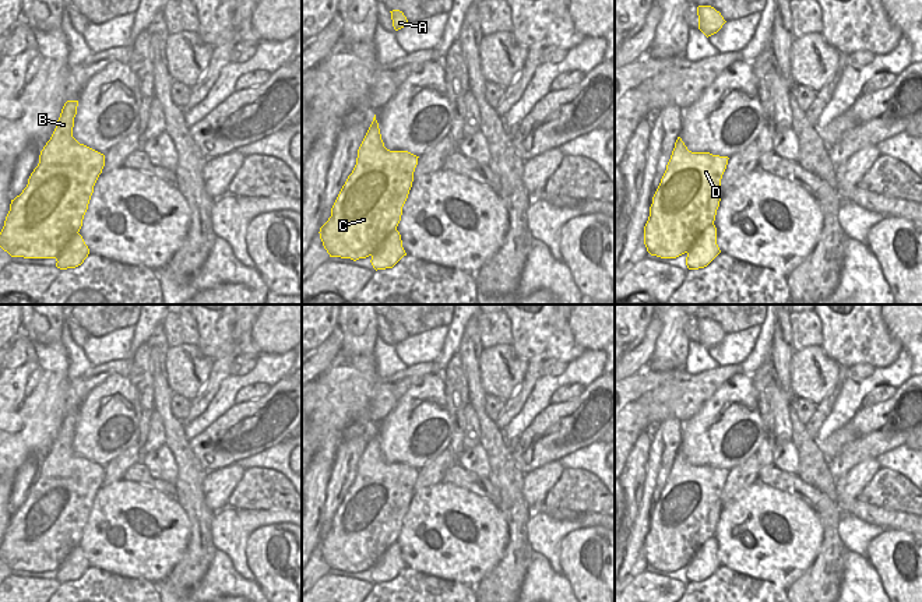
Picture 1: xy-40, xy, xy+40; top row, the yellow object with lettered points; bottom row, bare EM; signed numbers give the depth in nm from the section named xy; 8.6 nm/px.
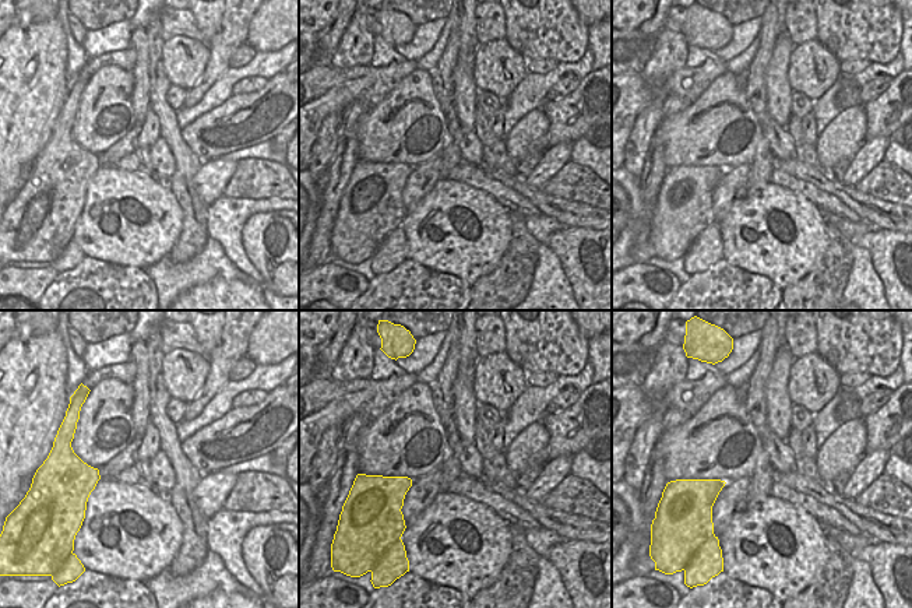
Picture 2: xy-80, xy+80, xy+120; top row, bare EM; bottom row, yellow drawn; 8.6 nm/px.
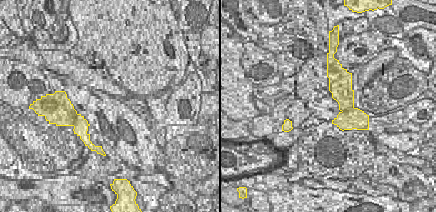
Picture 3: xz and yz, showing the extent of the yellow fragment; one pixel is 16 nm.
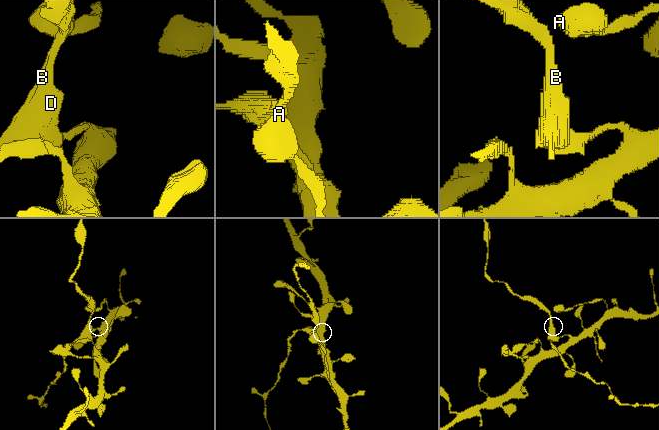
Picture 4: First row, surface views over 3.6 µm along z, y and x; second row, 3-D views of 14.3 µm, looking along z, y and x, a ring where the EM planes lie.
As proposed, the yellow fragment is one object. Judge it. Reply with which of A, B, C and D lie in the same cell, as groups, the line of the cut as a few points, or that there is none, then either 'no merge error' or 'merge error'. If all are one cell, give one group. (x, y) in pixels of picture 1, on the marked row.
groups A / B C D; cut xy+40 (713, 222), (686, 252); merge error

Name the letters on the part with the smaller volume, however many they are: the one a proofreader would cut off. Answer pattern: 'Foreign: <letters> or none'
Foreign: B, C, D

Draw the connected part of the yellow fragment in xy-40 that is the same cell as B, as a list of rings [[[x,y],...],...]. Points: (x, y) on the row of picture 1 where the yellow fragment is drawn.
[[[67,101],[27,187],[11,200],[0,247],[11,257],[56,258],[82,226],[105,155],[73,137],[78,101]]]

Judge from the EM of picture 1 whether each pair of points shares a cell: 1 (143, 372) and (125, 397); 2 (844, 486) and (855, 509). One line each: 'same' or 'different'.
1: different
2: different

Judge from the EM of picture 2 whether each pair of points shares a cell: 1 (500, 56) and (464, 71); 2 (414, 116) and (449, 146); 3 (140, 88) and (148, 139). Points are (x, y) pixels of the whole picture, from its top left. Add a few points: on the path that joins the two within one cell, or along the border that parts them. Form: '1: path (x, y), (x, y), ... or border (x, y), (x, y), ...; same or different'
1: border (474, 52), (474, 83), (479, 90); different
2: border (446, 113), (446, 136), (439, 155); different
3: border (150, 108), (141, 125); different

